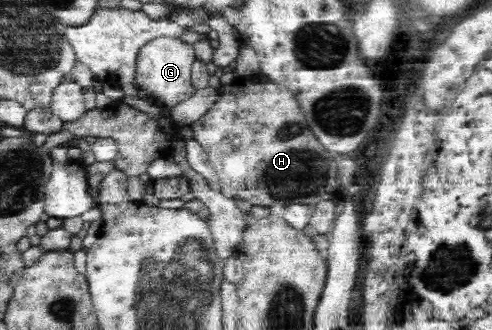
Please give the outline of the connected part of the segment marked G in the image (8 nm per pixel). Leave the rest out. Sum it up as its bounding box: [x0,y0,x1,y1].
[134,37,196,108]

